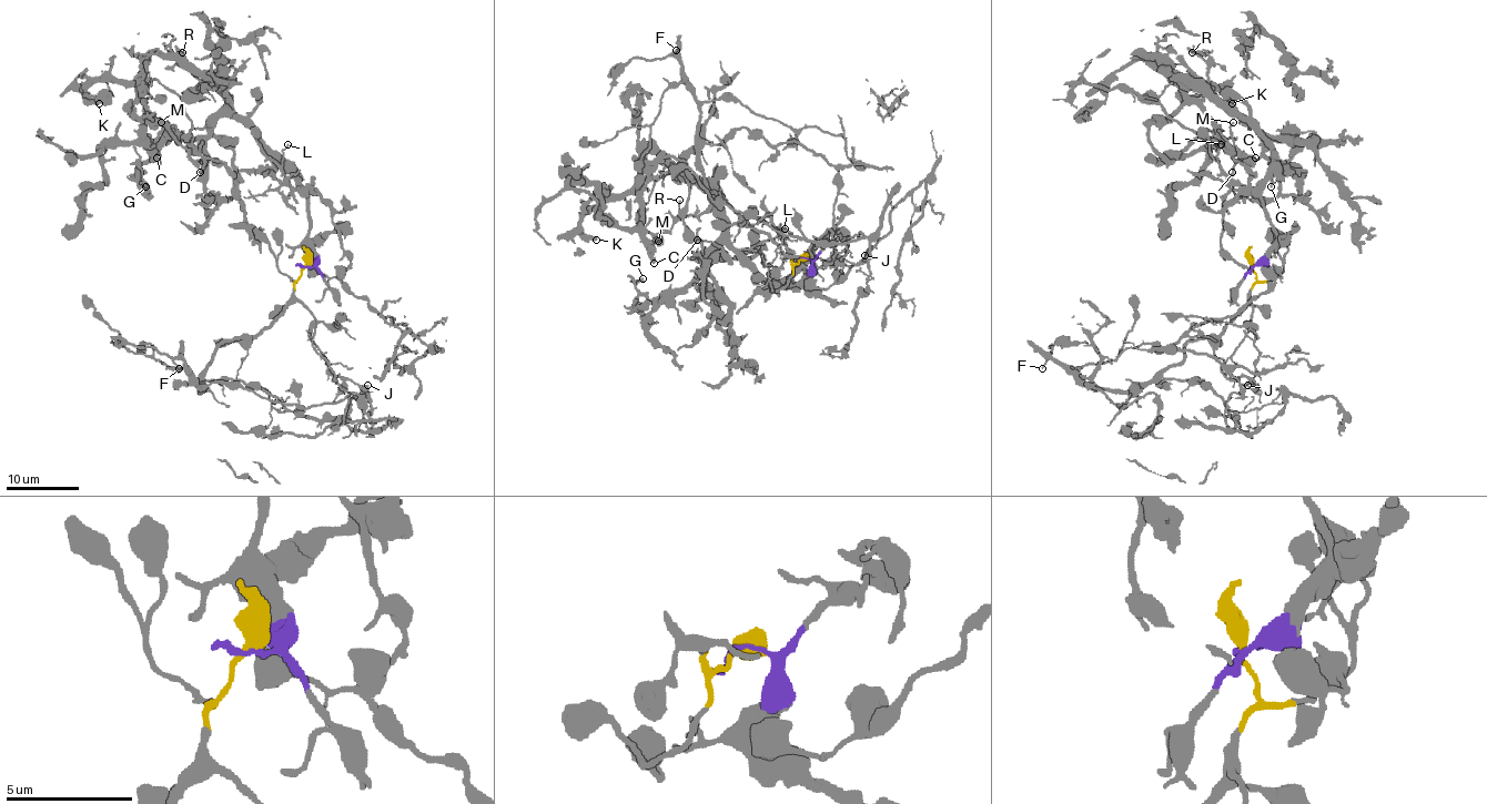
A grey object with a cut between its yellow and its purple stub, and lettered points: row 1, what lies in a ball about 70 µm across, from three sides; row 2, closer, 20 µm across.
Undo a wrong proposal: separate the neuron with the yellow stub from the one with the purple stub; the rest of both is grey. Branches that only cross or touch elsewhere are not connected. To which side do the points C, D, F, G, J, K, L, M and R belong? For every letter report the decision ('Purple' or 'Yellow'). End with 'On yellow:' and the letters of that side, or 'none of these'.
C: Purple
D: Purple
F: Yellow
G: Purple
J: Yellow
K: Purple
L: Purple
M: Purple
R: Purple
On yellow: F, J

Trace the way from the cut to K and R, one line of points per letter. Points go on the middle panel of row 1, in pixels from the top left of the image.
K: (801, 260), (807, 285), (801, 268), (767, 280), (714, 200), (654, 154), (584, 217), (596, 240)
R: (801, 260), (810, 267), (807, 285), (801, 268), (767, 280), (718, 217), (683, 214), (679, 200)

